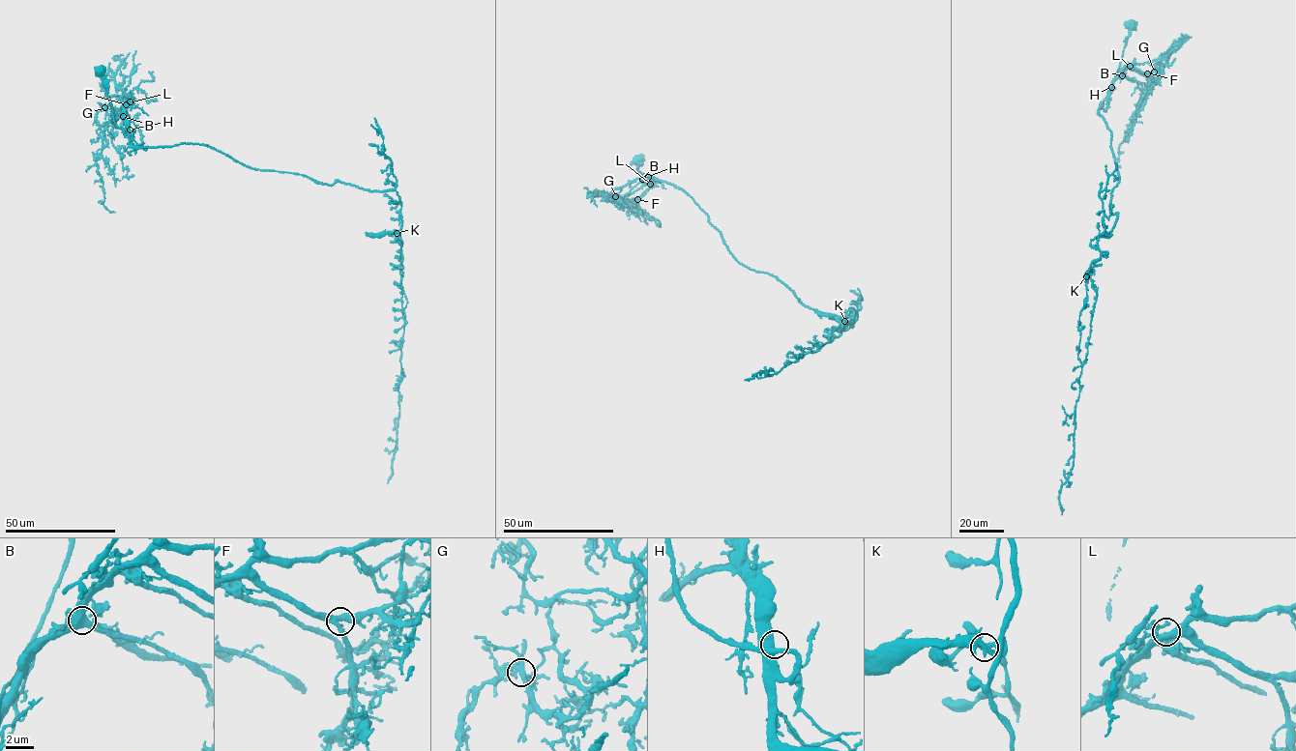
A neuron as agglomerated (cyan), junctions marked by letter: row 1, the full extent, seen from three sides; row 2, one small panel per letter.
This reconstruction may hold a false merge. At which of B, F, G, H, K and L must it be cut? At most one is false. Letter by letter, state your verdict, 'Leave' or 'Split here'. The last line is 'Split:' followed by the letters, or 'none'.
B: Leave
F: Leave
G: Leave
H: Leave
K: Split here
L: Leave
Split: K

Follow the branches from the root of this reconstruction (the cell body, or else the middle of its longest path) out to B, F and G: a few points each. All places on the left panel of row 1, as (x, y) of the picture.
B: (100, 72), (114, 122), (127, 129), (123, 116)
F: (100, 72), (114, 122), (127, 129), (125, 117), (131, 101), (126, 104)
G: (100, 72), (114, 122), (127, 129), (124, 117), (115, 125), (104, 107)

